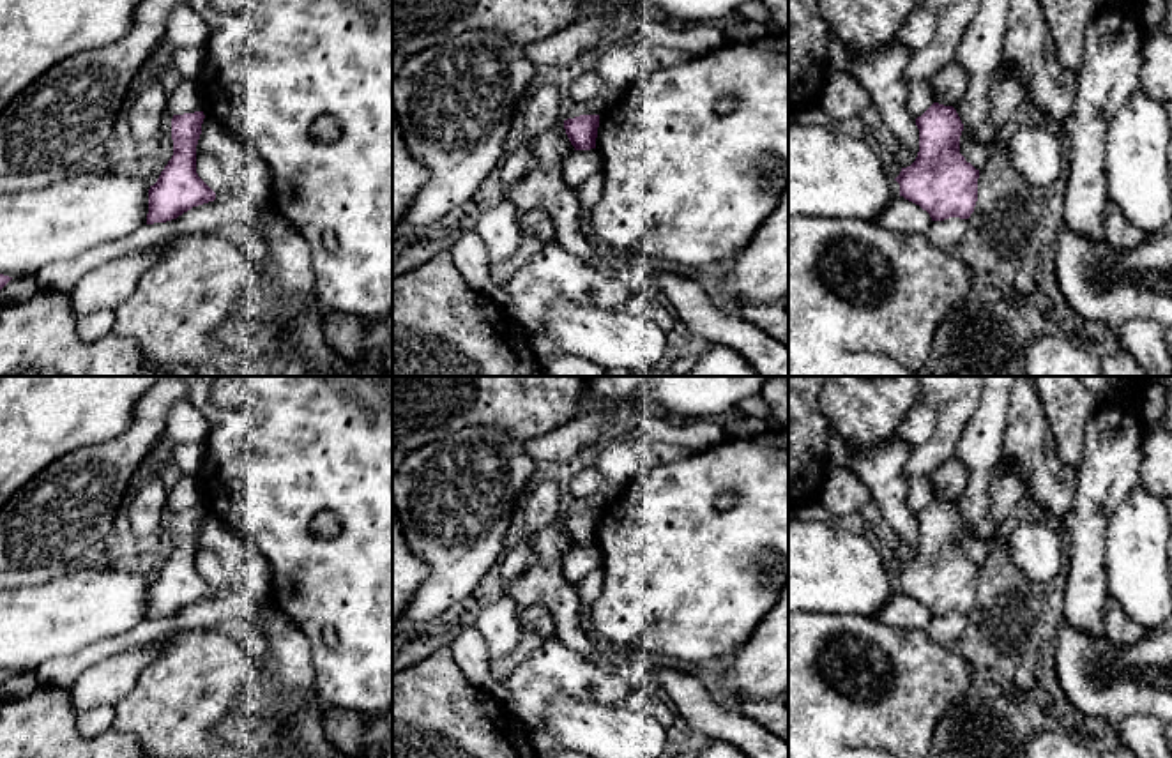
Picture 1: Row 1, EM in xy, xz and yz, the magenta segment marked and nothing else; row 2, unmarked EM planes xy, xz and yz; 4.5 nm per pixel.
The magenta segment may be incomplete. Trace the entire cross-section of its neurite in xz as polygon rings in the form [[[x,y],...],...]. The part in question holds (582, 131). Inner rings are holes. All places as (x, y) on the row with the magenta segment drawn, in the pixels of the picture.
[[[580,115],[564,120],[566,134],[575,150],[596,148],[599,115]]]

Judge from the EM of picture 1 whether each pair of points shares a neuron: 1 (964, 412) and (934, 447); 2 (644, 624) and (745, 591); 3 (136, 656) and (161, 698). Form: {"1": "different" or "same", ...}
{"1": "same", "2": "same", "3": "different"}

